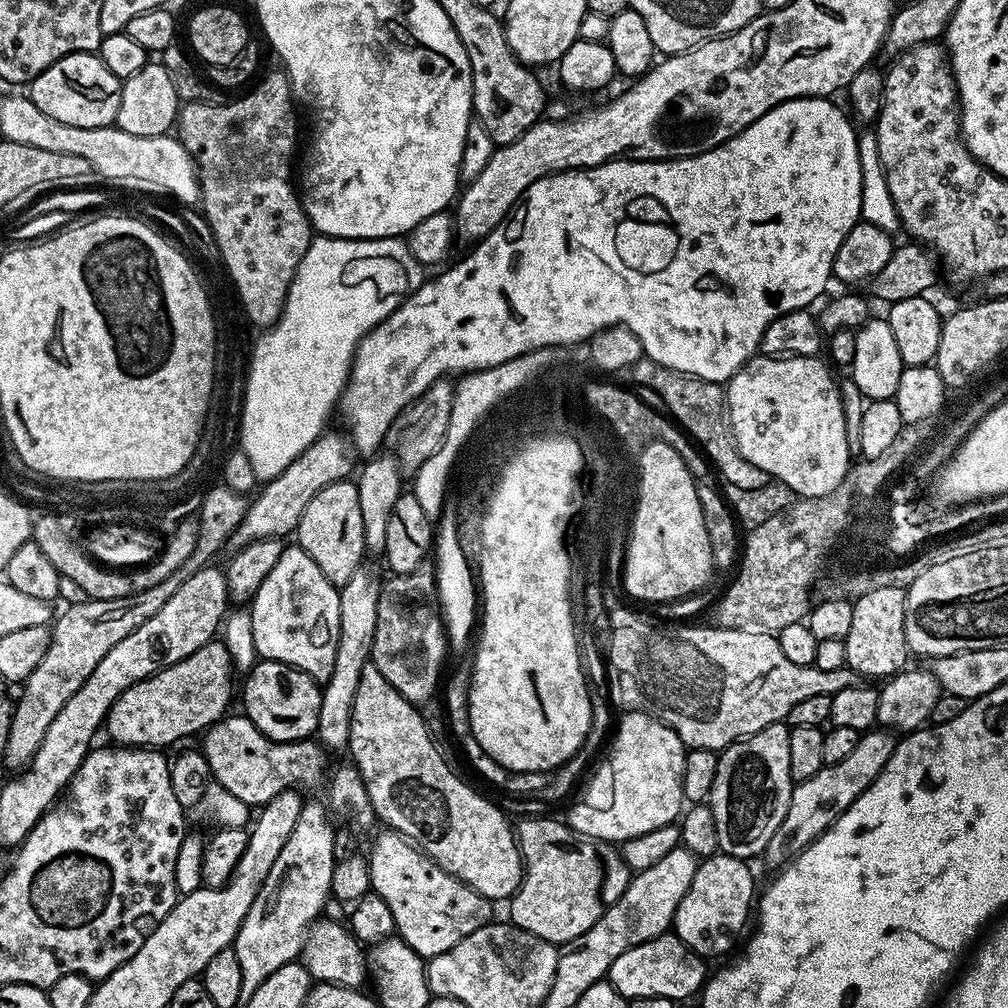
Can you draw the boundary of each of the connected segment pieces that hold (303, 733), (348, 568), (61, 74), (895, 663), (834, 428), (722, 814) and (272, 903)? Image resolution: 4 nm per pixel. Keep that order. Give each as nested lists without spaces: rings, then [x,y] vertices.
[[[257,659],[247,669],[244,680],[243,715],[247,716],[263,736],[287,742],[311,737],[318,726],[321,685],[302,670],[277,660]]]
[[[351,479],[327,484],[302,510],[302,518],[294,533],[295,543],[326,574],[326,578],[337,586],[350,582],[350,578],[362,566],[360,560],[366,556],[363,538],[361,507],[358,506],[358,490]]]
[[[72,52],[38,73],[31,81],[30,95],[42,114],[50,114],[50,118],[58,118],[58,122],[66,122],[70,126],[106,128],[116,123],[121,83],[114,74],[110,74],[110,70],[106,70],[99,55]]]
[[[878,586],[866,594],[855,597],[852,606],[854,619],[850,621],[850,634],[846,634],[843,642],[846,646],[846,665],[856,673],[857,677],[880,676],[879,678],[891,678],[909,663],[907,660],[910,659],[910,653],[906,642],[906,630],[904,629],[904,619],[906,618],[905,595],[905,589],[898,586]]]
[[[757,354],[749,358],[734,375],[729,378],[724,388],[724,403],[726,405],[726,415],[728,426],[732,430],[732,437],[736,439],[736,449],[758,470],[766,470],[766,474],[772,480],[782,482],[790,486],[790,490],[800,498],[810,496],[825,496],[834,490],[844,481],[844,476],[850,467],[850,457],[846,446],[846,418],[844,417],[844,399],[840,396],[840,386],[837,377],[832,377],[833,369],[827,363],[823,364],[823,359],[814,356],[765,356]]]
[[[787,723],[771,724],[752,736],[728,745],[719,753],[710,803],[718,826],[720,851],[727,856],[751,861],[767,849],[774,830],[782,826],[790,806],[794,781],[790,774],[790,728]]]
[[[309,799],[236,934],[234,947],[238,964],[242,966],[242,994],[238,994],[238,1005],[250,1002],[254,990],[274,970],[282,970],[282,966],[293,963],[301,955],[308,929],[321,919],[324,903],[332,896],[332,871],[337,862],[334,846],[334,824],[328,821],[327,810],[318,801]]]

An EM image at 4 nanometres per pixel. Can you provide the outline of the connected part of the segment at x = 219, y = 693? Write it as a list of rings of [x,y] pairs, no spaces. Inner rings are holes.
[[[214,638],[206,646],[194,650],[190,658],[182,658],[174,662],[174,666],[155,672],[142,682],[127,688],[112,703],[106,717],[106,729],[108,728],[109,734],[116,739],[113,741],[117,745],[143,746],[157,750],[167,749],[167,744],[172,744],[183,736],[192,736],[195,732],[203,733],[229,711],[228,703],[232,700],[232,672],[234,673],[234,665],[226,646]]]

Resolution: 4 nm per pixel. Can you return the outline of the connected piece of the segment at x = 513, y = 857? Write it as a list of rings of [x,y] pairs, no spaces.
[[[372,663],[362,670],[362,682],[358,682],[358,694],[354,694],[354,710],[350,722],[350,742],[347,751],[352,752],[351,763],[361,780],[367,803],[385,820],[389,829],[407,836],[421,852],[425,852],[442,870],[446,870],[463,884],[468,884],[478,894],[493,902],[507,902],[520,888],[523,876],[523,860],[516,839],[513,821],[504,817],[496,804],[491,804],[480,792],[468,792],[468,784],[444,761],[436,749],[437,741],[428,732],[421,709],[410,703]]]

